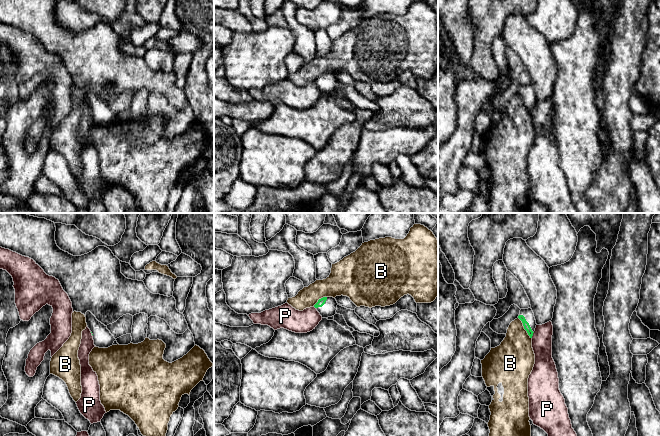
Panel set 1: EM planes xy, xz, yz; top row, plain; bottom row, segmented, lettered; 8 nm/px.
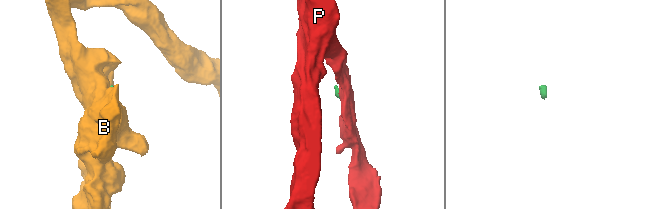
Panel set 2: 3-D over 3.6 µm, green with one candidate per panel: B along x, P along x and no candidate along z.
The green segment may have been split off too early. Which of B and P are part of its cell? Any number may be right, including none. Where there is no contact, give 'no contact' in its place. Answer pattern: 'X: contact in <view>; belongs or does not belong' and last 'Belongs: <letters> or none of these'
B: contact in yz; does not belong
P: contact in yz; does not belong
Belongs: none of these

